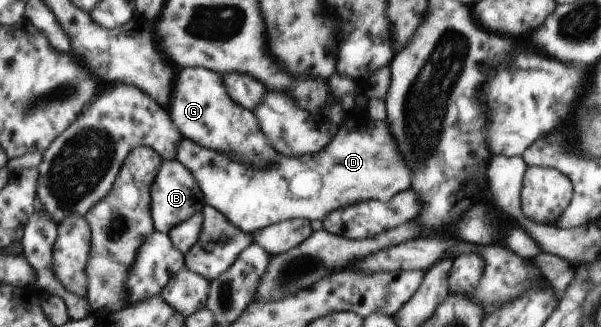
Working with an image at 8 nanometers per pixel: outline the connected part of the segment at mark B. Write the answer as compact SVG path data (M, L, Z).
M176 160L162 162L162 166L156 174L156 180L150 189L150 194L152 196L150 208L154 228L164 234L169 234L177 224L188 220L190 216L196 214L198 210L202 210L206 205L204 194L202 194L194 175L190 170L186 170L186 166Z

